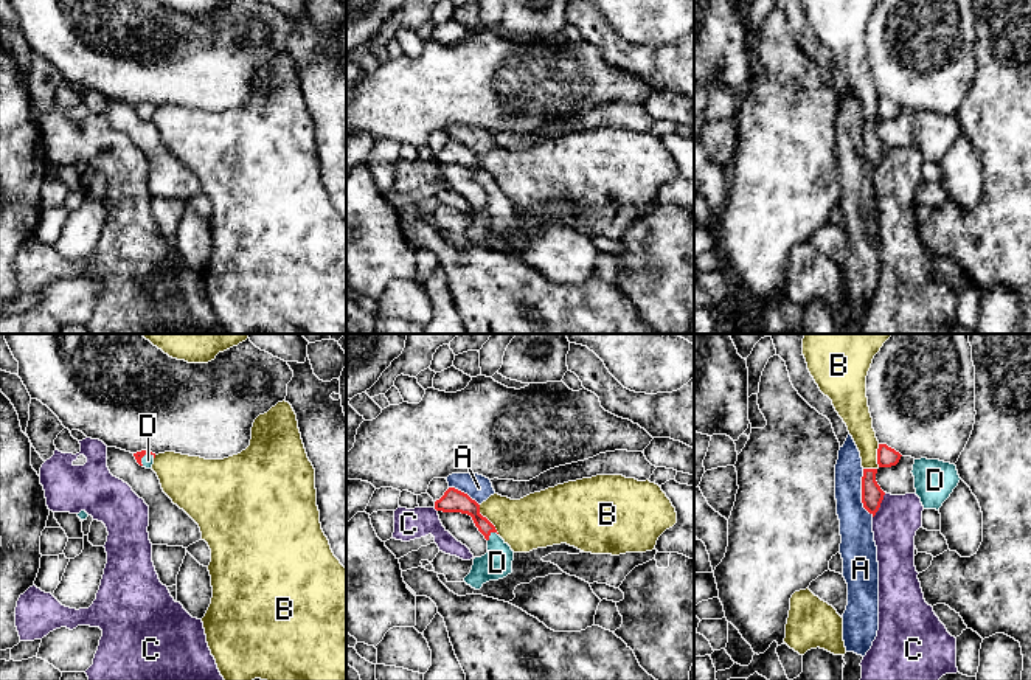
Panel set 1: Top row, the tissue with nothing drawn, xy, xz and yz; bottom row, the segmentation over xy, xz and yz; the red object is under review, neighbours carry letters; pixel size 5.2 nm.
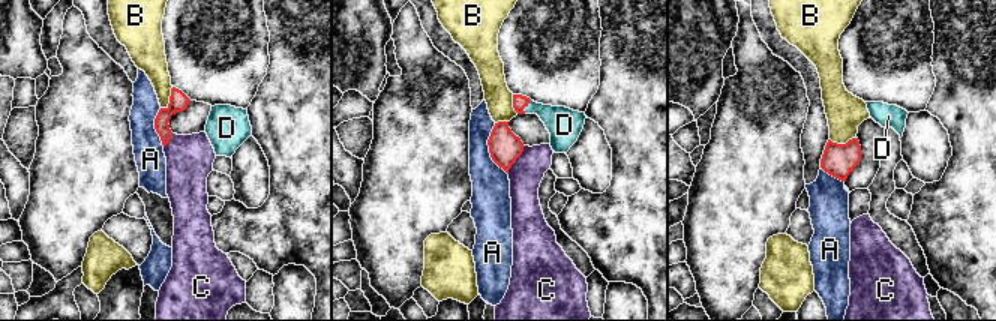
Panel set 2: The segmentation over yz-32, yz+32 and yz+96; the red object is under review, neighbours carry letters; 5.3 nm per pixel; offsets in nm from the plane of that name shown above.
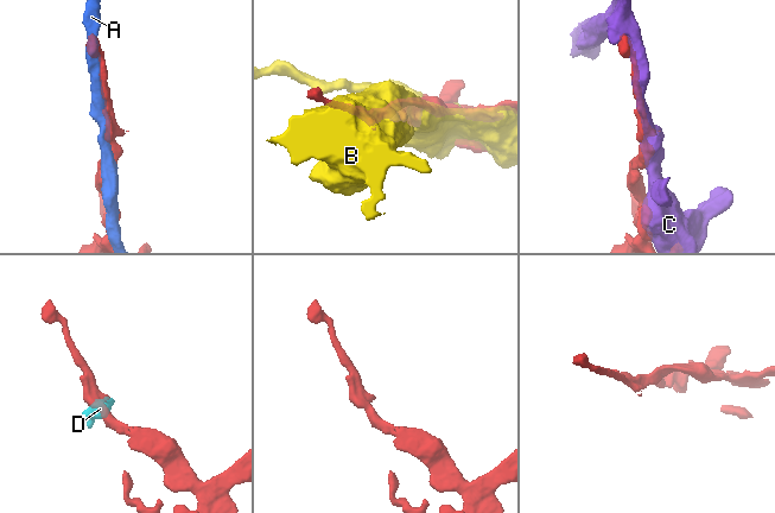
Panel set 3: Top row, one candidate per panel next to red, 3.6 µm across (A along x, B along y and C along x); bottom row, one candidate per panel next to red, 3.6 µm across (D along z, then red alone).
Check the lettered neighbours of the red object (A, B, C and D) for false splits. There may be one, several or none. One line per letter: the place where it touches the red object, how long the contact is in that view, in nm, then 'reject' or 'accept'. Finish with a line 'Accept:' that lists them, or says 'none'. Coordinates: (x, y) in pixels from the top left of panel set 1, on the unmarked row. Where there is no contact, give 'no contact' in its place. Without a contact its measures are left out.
A: contact yz (862, 145); length 260 nm; reject
B: contact yz (878, 115); length 160 nm; reject
C: contact yz (879, 157); length 150 nm; reject
D: contact xz (489, 187); length 70 nm; accept
Accept: D

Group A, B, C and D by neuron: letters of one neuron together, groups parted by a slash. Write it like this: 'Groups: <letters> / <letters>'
Groups: A / B / C / D

